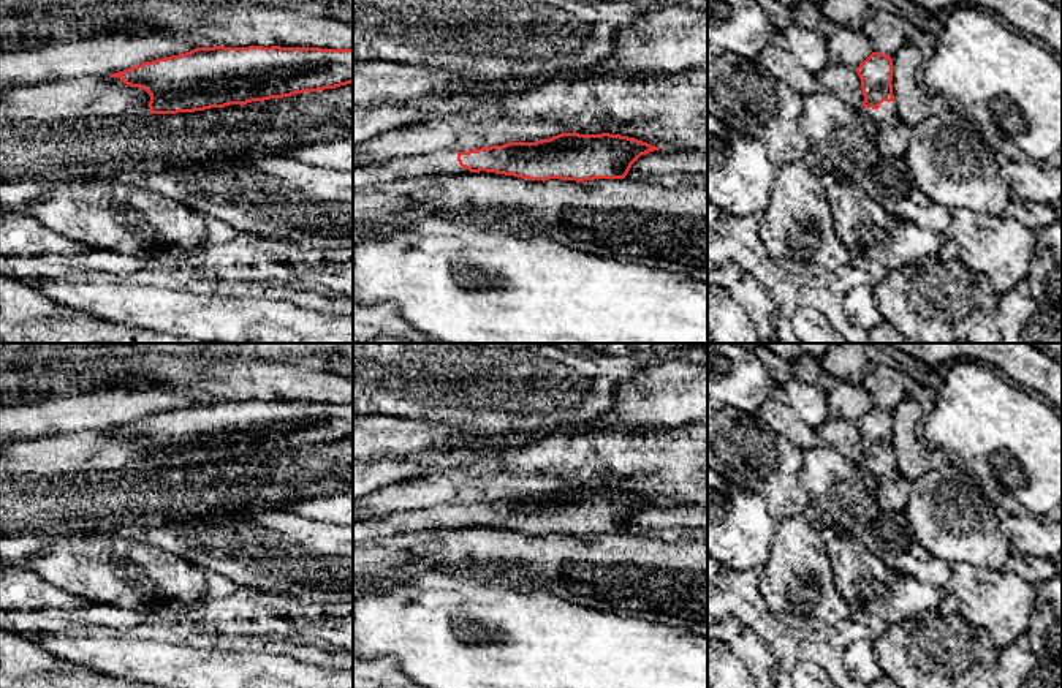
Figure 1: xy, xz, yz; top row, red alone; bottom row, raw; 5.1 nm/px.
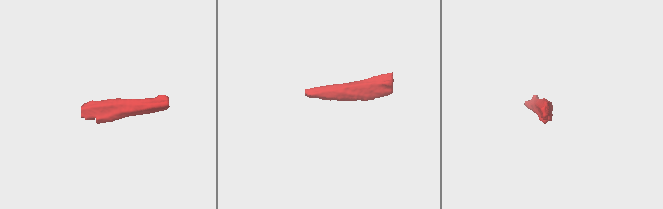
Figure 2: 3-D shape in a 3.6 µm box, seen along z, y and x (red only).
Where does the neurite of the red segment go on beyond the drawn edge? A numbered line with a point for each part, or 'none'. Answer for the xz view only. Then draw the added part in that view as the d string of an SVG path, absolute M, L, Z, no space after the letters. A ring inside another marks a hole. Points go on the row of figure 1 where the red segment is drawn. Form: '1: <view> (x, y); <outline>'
1: xz (443, 162); M443 149L429 153L394 157L380 163L353 168L353 190L413 177L467 174L457 161L457 152Z

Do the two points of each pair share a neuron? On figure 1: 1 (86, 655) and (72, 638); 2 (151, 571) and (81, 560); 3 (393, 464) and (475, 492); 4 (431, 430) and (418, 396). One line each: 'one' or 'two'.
1: one
2: one
3: two
4: two

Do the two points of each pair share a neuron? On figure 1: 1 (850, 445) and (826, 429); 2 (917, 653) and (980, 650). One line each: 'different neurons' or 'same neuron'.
1: same neuron
2: same neuron

